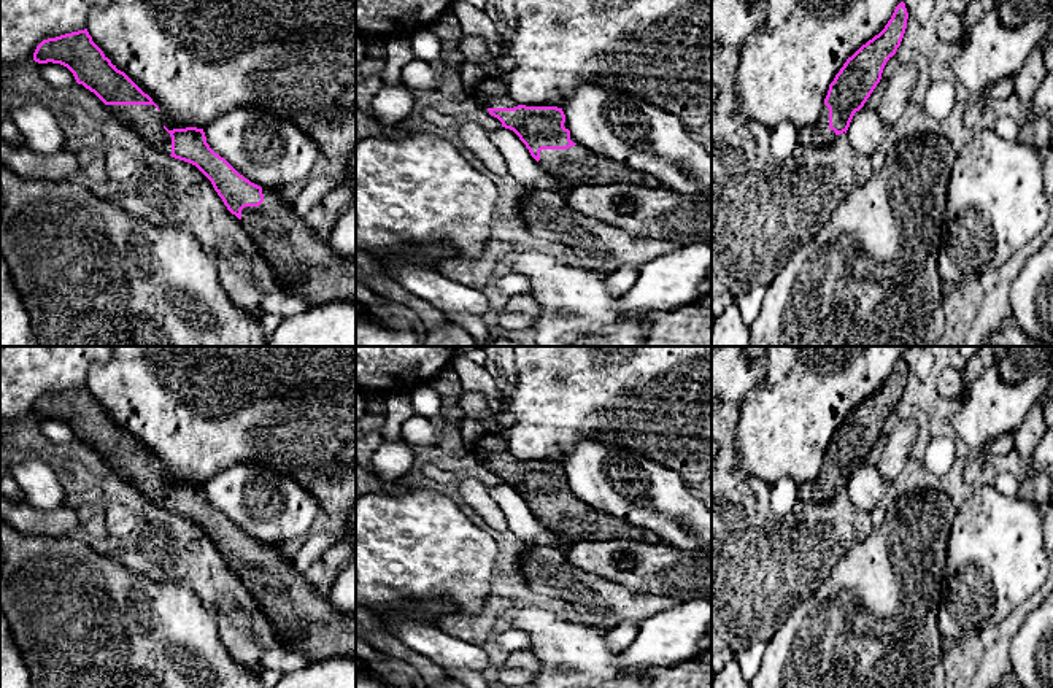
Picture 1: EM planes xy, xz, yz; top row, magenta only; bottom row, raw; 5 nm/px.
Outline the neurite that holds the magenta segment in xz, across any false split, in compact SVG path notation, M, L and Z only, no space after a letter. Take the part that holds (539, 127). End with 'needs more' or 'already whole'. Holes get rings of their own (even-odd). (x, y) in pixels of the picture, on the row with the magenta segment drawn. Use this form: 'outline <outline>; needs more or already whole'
outline M486 78L470 95L484 106L502 127L513 130L530 156L561 186L632 183L654 187L656 180L589 151L569 130L565 114L557 106L526 106L515 102L503 83Z; needs more

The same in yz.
outline M901 2L885 29L847 59L829 84L820 121L794 130L794 143L827 146L847 133L854 113L864 106L880 83L886 62L901 46L907 19L905 3Z; needs more

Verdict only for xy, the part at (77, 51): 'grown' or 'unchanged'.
grown

